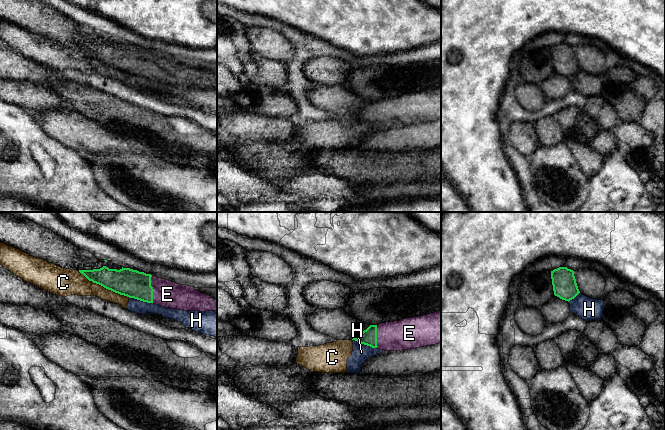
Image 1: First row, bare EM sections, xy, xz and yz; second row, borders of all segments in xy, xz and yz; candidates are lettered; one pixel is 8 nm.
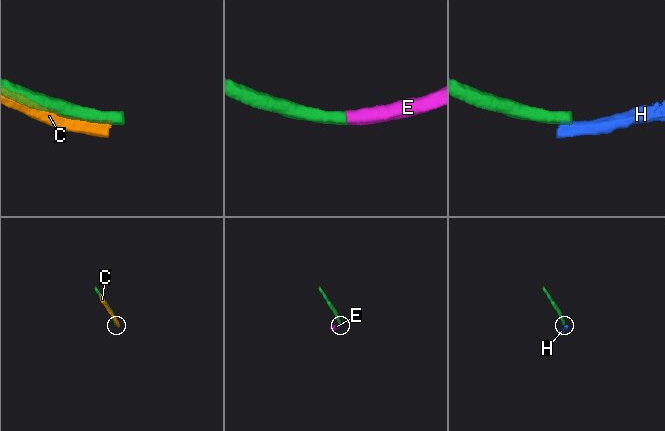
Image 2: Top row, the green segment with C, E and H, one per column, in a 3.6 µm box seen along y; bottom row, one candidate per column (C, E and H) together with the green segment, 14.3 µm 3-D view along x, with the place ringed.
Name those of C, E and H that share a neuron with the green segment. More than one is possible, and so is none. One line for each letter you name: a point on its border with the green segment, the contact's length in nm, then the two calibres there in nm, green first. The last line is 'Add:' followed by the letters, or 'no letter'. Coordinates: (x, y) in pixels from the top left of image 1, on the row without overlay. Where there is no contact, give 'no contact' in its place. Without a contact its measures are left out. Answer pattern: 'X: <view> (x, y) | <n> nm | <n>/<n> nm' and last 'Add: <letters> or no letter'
E: xy (153, 65) | 220 nm | 220/220 nm
Add: E

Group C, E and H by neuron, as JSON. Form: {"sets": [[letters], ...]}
{"sets": [["C", "H"], ["E"]]}

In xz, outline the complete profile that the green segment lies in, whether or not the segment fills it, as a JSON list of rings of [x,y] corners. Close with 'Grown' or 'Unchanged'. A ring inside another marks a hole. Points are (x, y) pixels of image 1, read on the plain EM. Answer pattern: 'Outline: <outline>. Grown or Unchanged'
Outline: [[[441,87],[370,101],[352,116],[385,127],[401,127],[441,119]]]. Grown

